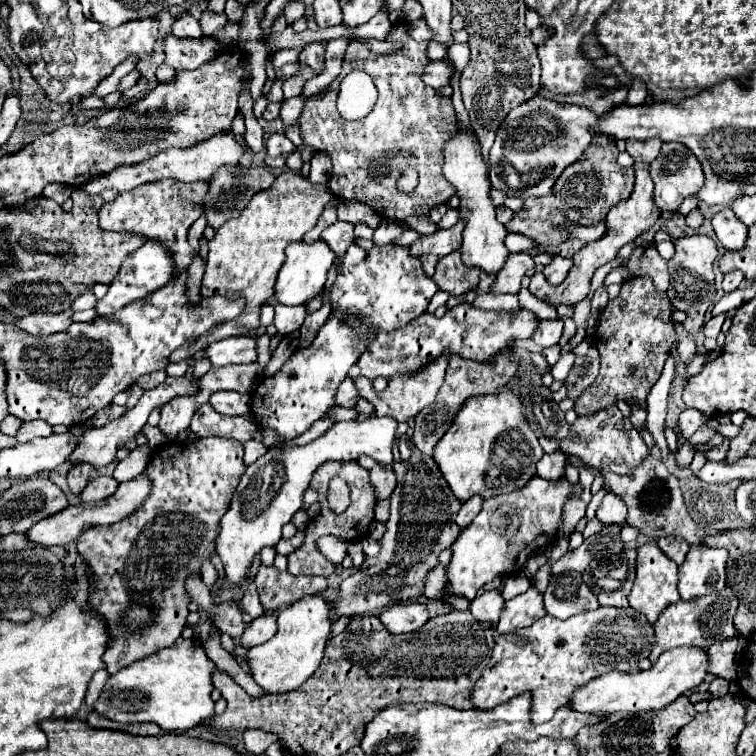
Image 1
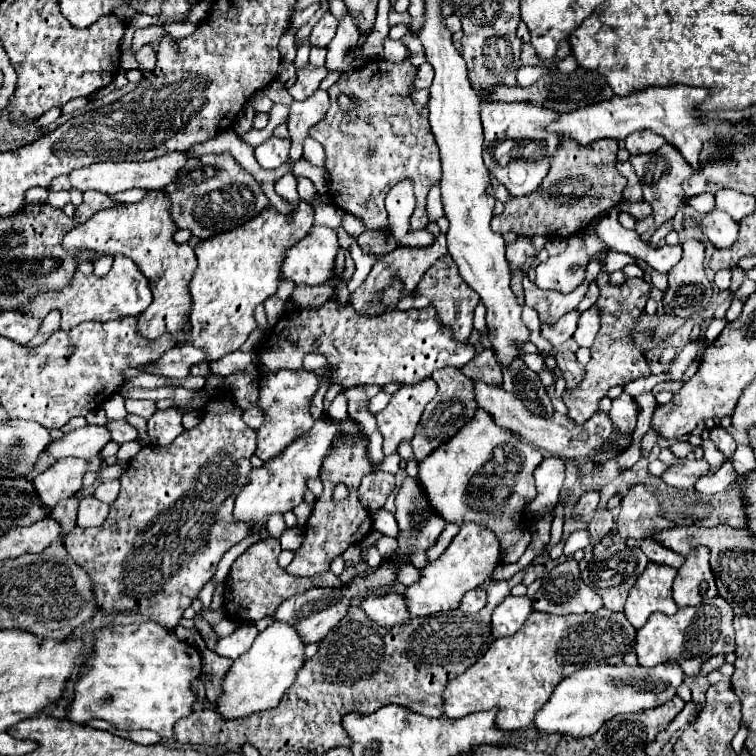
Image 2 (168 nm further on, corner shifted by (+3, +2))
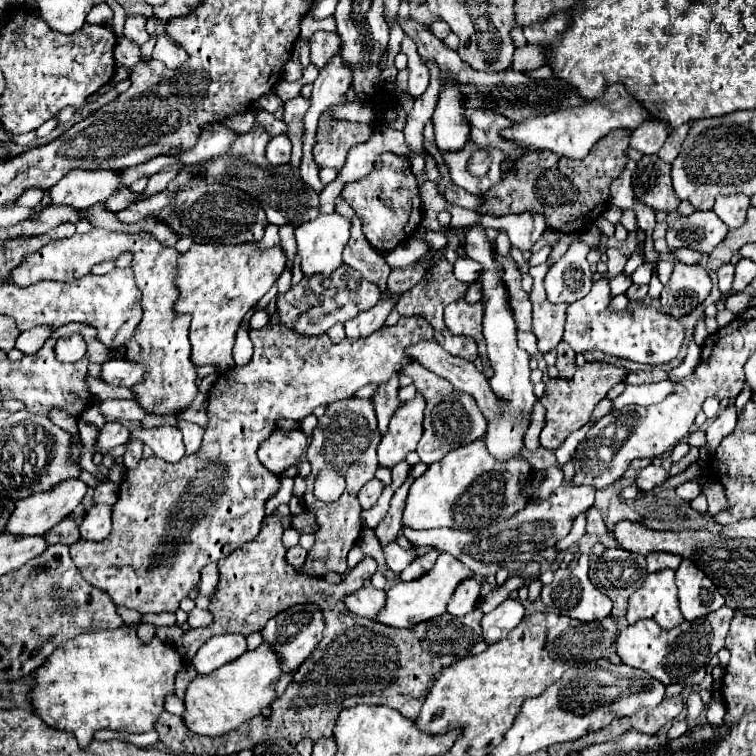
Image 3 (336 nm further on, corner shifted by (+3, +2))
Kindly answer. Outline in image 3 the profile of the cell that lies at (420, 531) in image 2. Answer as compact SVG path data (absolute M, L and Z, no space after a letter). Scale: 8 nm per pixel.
M303 603L303 605L291 605L289 609L281 611L273 619L269 619L269 623L261 631L261 635L281 655L283 673L289 673L289 671L295 671L309 657L309 653L313 653L315 645L323 637L323 629L325 629L325 617L323 617L321 609L317 609L317 605Z

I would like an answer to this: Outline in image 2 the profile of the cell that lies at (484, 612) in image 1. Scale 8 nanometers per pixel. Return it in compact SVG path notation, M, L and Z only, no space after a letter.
M477 587L477 589L471 589L471 591L467 591L467 593L463 595L463 599L461 599L461 603L459 603L459 609L461 609L463 613L477 613L477 611L481 611L481 609L485 607L485 601L487 601L485 589Z

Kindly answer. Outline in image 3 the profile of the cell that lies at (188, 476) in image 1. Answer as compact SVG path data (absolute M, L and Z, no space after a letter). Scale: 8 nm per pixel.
M401 317L391 327L381 327L369 337L349 341L347 337L333 345L329 335L301 337L285 329L285 325L265 325L263 329L251 329L249 337L255 345L251 363L233 367L219 375L213 389L209 391L207 427L201 449L193 455L181 457L177 463L165 463L159 457L147 457L137 463L135 469L125 473L119 489L119 499L113 505L113 531L103 541L79 539L73 543L71 557L83 577L105 589L115 605L135 609L139 613L175 613L179 601L187 597L197 585L201 569L207 563L217 563L237 547L245 545L261 531L265 517L265 503L277 493L279 477L273 473L257 471L257 447L265 441L277 419L303 421L319 405L331 405L339 399L349 399L357 389L371 383L385 383L389 377L401 375L405 365L413 363L405 351L409 345L433 339L433 327L425 317Z

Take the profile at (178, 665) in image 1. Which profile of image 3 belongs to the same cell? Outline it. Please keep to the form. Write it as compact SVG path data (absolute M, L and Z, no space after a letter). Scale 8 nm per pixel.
M121 625L117 629L99 629L91 633L81 633L73 641L59 645L53 655L35 671L35 685L29 693L37 715L55 729L65 729L75 733L81 747L89 745L97 729L113 729L125 733L145 733L155 729L157 717L165 711L165 697L175 693L175 677L185 667L181 653L159 637L149 643L141 643L135 627Z

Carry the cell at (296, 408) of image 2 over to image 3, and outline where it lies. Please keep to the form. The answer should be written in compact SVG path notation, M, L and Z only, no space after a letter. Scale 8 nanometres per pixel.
M275 429L271 437L259 445L257 457L271 473L279 475L281 471L297 465L305 449L307 449L307 437L301 429L293 431Z

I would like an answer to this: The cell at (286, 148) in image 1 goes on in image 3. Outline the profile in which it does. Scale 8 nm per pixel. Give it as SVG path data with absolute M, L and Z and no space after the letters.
M277 135L269 141L267 149L265 149L265 155L267 155L267 161L271 165L285 165L289 161L289 155L291 155L291 141L287 135Z

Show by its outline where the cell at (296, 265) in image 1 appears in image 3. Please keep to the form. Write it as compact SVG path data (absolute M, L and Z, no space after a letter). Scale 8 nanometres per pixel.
M337 213L319 215L295 229L297 255L301 257L301 271L305 277L333 273L337 265L343 263L341 253L347 245L349 229L351 221Z

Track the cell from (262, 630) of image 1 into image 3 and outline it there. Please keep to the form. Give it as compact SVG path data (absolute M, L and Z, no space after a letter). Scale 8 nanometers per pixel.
M225 633L211 637L201 645L197 655L193 657L193 667L199 675L211 673L225 663L235 661L241 653L247 651L247 637L241 633Z

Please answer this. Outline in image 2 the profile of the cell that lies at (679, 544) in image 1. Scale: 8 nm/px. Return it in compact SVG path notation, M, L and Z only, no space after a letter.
M645 539L641 543L641 549L643 553L649 557L651 563L657 563L657 565L669 565L669 567L675 567L679 569L683 565L683 557L673 553L671 549L665 549L661 543L653 541L653 539Z

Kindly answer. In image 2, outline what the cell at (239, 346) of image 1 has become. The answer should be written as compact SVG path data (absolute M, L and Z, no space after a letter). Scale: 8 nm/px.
M185 345L181 349L173 347L169 351L165 351L159 359L145 365L143 369L153 375L183 379L185 375L189 375L189 367L201 359L205 359L205 353L201 353L201 349L193 349L193 345Z

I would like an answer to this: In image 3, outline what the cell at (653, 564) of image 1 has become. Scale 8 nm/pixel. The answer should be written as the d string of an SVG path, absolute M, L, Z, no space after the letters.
M661 569L657 573L649 573L643 585L631 595L625 617L629 625L639 619L653 619L663 629L673 629L679 625L683 617L677 605L675 571Z

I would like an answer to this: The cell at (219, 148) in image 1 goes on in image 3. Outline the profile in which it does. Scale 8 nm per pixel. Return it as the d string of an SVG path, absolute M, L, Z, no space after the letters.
M73 169L57 185L53 185L51 201L73 205L73 207L91 207L97 201L105 201L119 187L123 187L123 177L119 171L111 169Z

